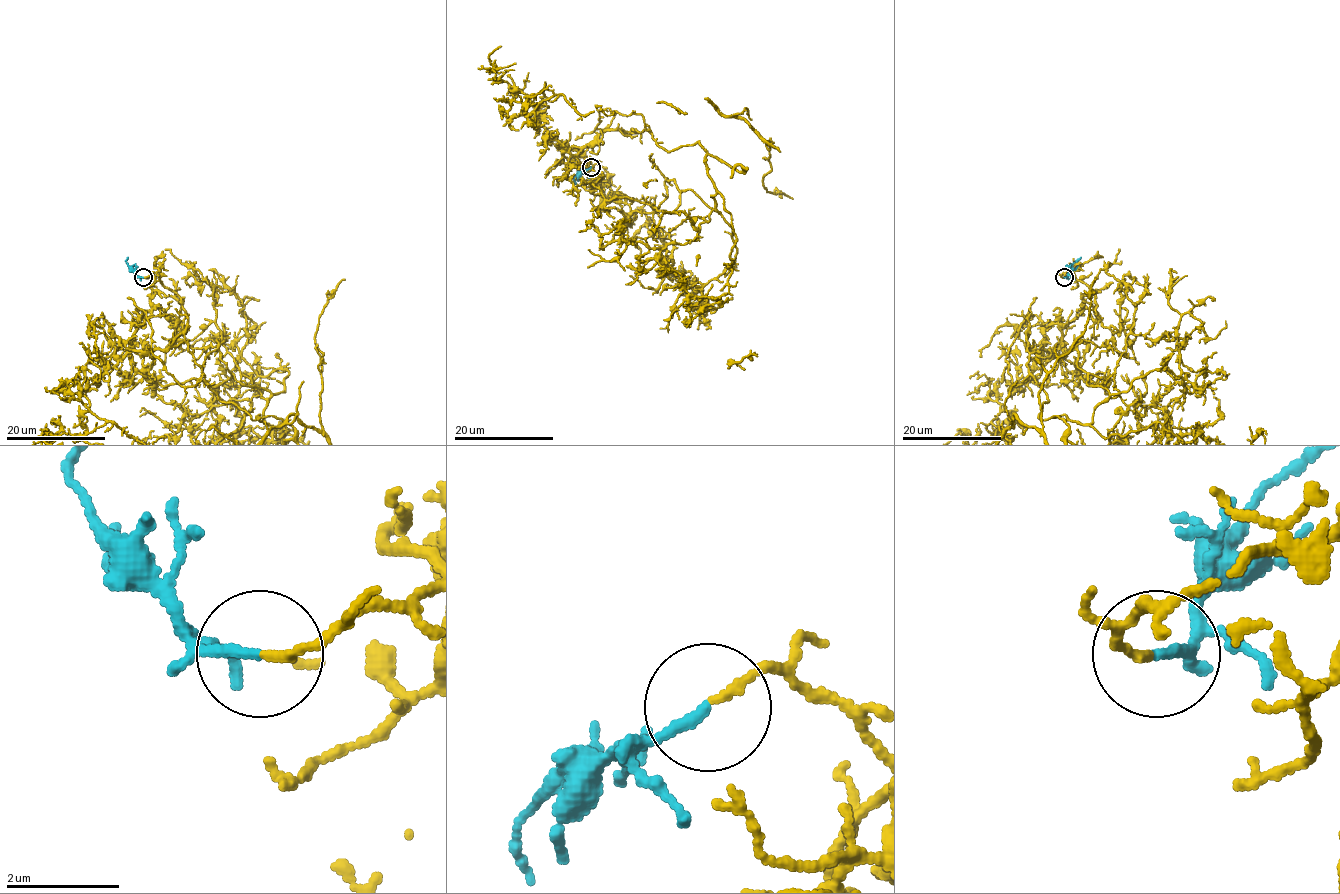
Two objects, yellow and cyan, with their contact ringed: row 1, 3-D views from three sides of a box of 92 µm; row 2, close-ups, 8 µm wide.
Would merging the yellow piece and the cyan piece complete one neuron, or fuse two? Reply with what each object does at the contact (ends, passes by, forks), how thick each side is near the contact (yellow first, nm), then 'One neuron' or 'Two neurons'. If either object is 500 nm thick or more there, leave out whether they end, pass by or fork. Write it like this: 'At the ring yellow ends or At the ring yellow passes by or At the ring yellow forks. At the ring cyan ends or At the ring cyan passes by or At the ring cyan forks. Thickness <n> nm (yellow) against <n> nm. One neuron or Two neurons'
At the ring yellow ends. At the ring cyan ends. Thickness 140 nm (yellow) against 190 nm. One neuron

